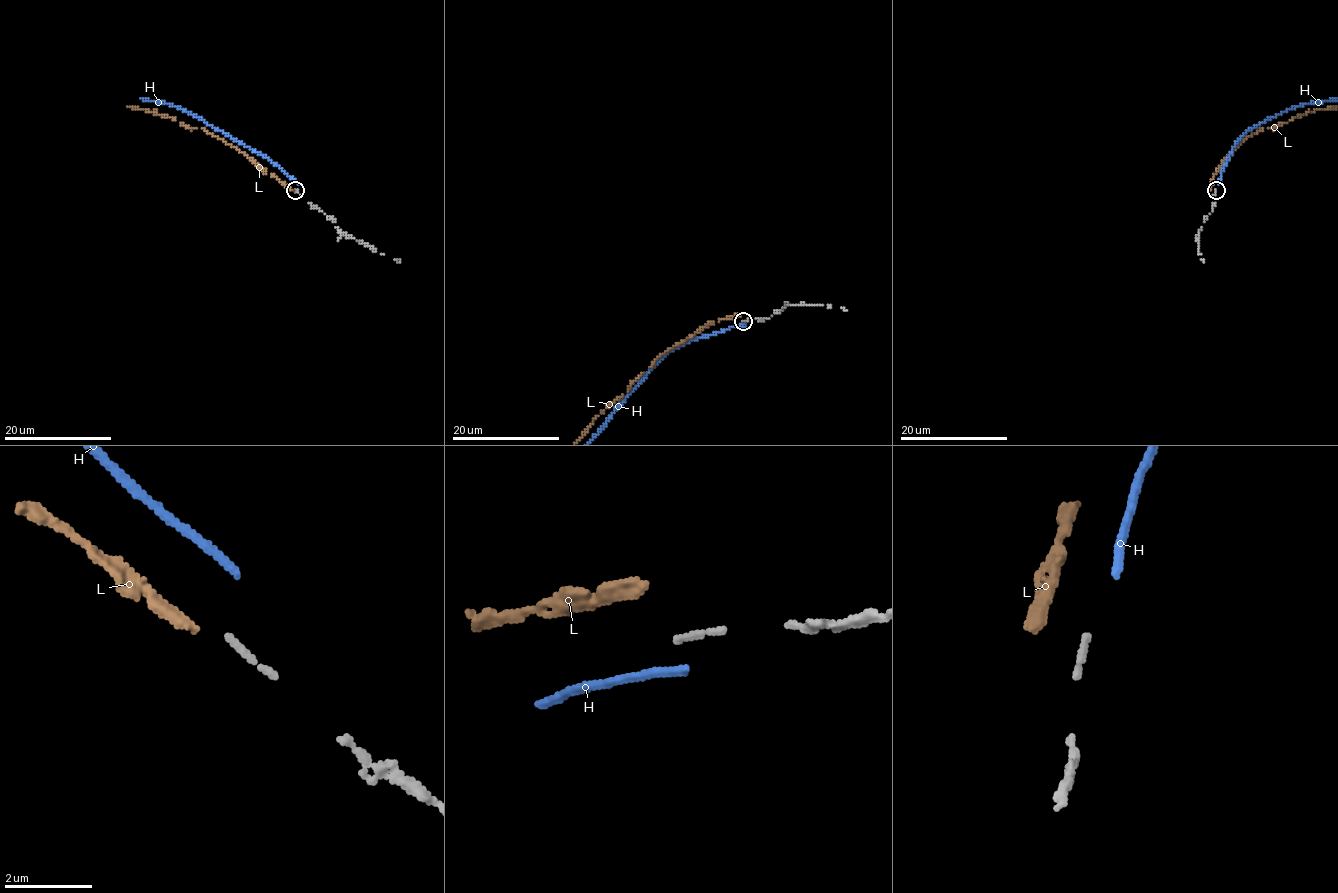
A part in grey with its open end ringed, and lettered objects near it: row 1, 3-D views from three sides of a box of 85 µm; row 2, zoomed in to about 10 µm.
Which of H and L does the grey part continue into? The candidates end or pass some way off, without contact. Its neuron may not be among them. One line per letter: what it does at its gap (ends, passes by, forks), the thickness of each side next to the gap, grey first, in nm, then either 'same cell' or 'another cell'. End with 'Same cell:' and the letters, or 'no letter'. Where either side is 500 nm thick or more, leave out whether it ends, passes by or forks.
H: it ends | 150/170 nm | another cell
L: it ends | 150/340 nm | another cell
Same cell: no letter

